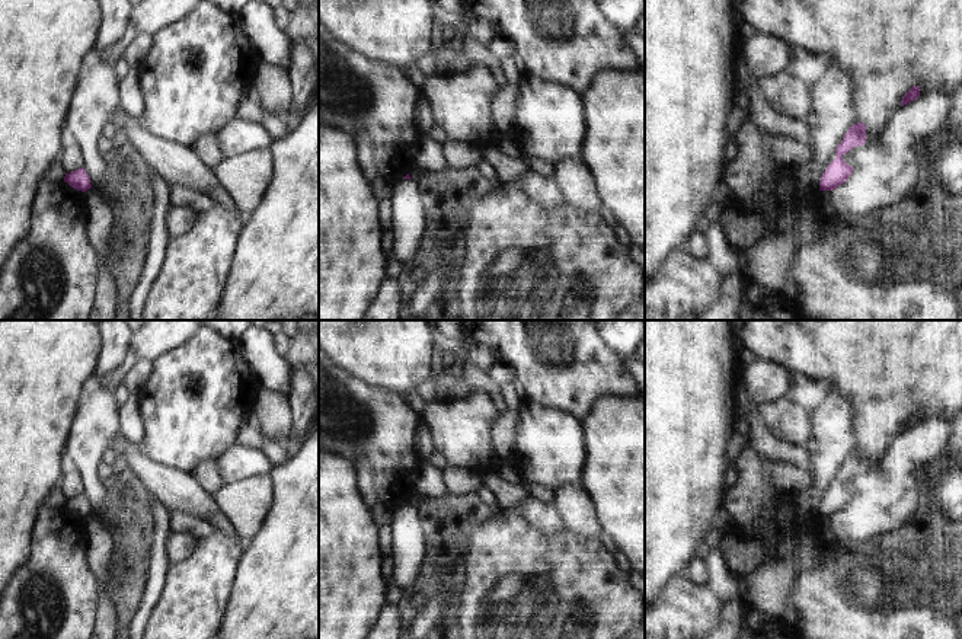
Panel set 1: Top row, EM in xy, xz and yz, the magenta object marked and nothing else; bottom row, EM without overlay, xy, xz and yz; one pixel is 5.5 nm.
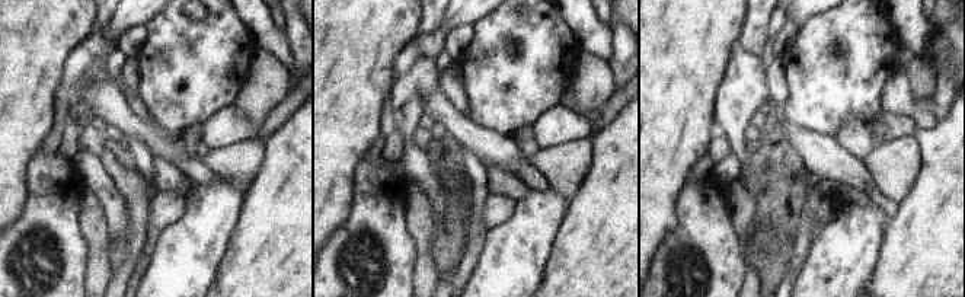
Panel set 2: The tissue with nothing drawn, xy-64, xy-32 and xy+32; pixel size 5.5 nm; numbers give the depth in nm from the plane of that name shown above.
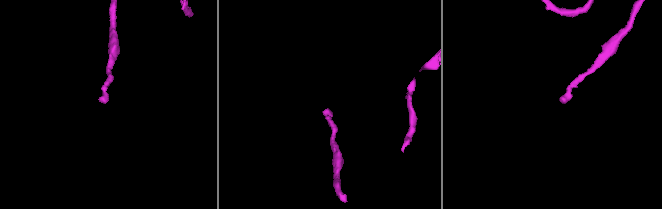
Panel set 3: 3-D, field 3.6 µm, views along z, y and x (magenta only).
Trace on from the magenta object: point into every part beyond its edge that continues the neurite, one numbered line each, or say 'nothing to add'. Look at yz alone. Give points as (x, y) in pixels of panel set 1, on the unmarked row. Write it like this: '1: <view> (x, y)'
nothing to add

